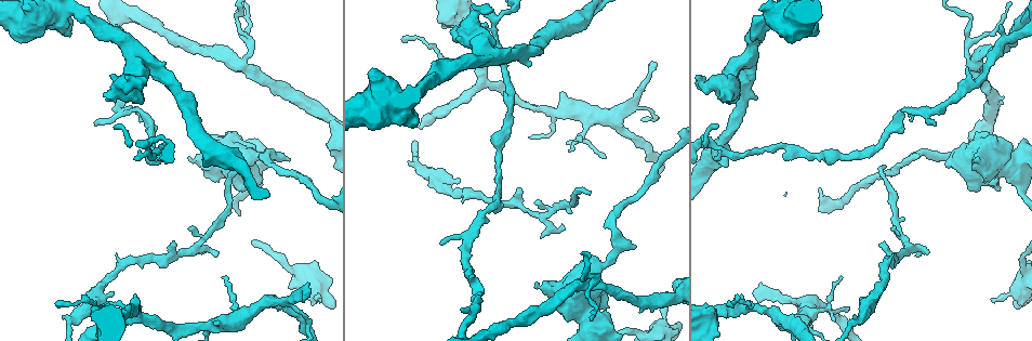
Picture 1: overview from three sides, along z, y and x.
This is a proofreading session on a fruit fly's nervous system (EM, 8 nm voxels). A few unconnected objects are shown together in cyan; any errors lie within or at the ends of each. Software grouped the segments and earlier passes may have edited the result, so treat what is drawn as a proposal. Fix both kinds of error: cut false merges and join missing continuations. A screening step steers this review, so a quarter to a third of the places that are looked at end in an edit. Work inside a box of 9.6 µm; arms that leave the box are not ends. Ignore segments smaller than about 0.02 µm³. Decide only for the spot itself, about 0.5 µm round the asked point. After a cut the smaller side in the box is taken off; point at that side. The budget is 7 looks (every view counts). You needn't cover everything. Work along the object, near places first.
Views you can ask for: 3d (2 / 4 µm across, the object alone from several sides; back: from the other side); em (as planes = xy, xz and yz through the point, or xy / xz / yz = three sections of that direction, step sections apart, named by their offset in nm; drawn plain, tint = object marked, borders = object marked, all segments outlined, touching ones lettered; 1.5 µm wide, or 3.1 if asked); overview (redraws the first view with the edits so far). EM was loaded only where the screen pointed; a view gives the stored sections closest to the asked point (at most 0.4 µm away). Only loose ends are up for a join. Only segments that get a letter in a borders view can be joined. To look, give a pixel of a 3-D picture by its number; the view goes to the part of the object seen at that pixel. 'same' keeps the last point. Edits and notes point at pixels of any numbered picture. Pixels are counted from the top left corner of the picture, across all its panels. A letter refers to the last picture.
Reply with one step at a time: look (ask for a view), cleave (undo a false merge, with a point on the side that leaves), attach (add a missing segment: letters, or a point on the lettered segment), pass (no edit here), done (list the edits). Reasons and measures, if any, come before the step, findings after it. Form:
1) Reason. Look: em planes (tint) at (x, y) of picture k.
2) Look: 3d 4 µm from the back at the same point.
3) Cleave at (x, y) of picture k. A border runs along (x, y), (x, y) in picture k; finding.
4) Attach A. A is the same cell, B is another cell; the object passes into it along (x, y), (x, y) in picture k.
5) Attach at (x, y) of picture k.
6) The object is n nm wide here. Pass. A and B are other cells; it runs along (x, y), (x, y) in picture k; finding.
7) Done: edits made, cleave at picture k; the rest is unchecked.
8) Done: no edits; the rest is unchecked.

Narrows sharply. Look: em xz step 4 (tint) at (147, 144) of picture 1.

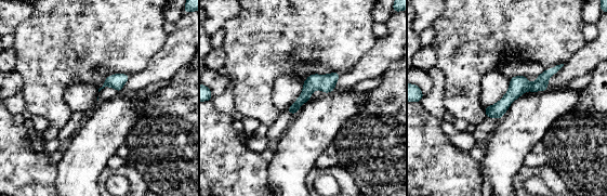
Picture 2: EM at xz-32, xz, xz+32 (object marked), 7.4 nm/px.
Look: em xy step 4 (borders) at the same point.

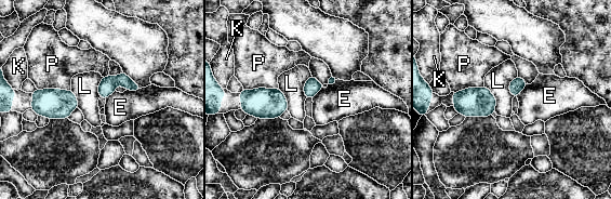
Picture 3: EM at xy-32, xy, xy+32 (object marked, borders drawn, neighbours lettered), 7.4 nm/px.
The object is 180 nm wide here. Pass. E, K, L and P are other cells; a border runs along (485, 85), (494, 96), (495, 110) in picture 3; continuous, no second cell.

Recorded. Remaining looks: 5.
Look: 3d 2 µm at (815, 34) of picture 1.

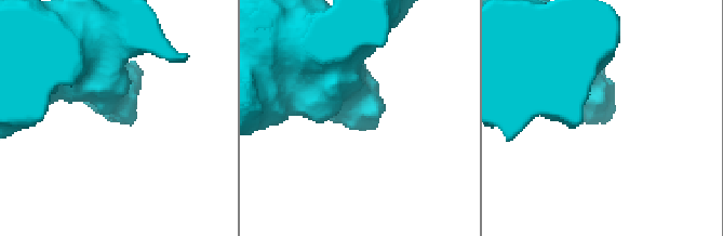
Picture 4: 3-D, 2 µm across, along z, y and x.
Look: em planes (borders) at (604, 122) of picture 4.

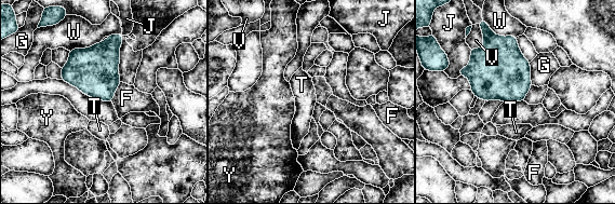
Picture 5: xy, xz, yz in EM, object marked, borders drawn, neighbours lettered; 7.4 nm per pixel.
Pass. F, G, J, T, V, W and Y are other cells; no lettered segment goes on from it.

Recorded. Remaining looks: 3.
Look: 3d 2 µm at (755, 299) of picture 1.

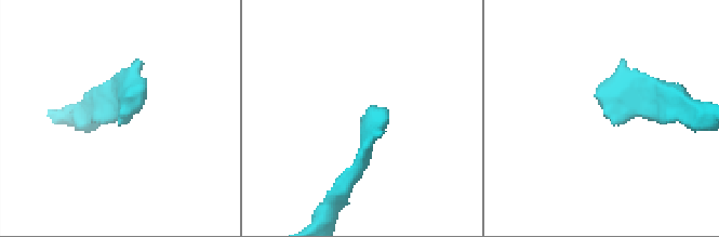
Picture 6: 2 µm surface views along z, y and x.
Need the tissue. Look: em planes (borders) at (608, 117) of picture 6.

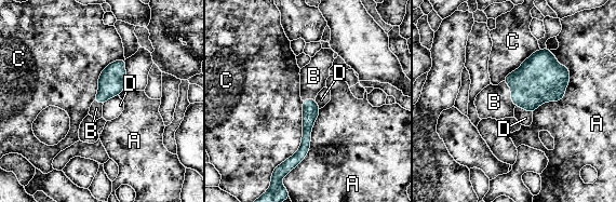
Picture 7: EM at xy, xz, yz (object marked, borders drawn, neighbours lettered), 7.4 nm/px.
The object is 120 nm wide here. Attach at (494, 102) of picture 7. B is the same cell, A, C and D are other cells; it goes on there.

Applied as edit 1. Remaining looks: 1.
Done: edits made, attach at picture 7; the rest is unchecked.

